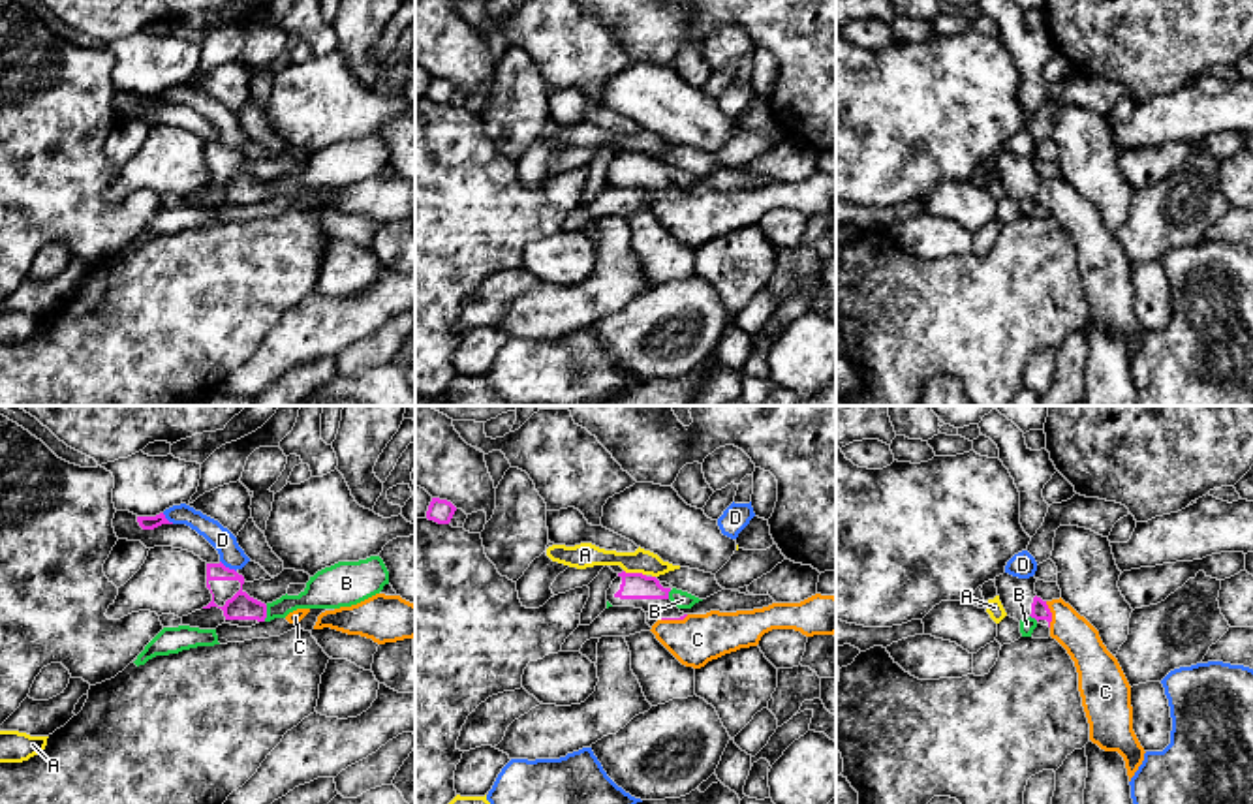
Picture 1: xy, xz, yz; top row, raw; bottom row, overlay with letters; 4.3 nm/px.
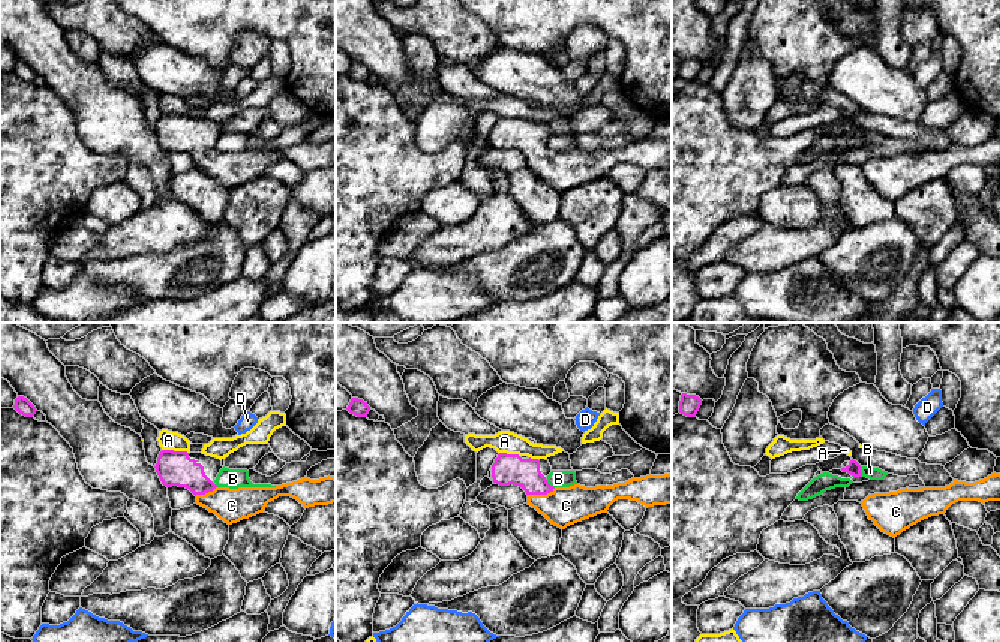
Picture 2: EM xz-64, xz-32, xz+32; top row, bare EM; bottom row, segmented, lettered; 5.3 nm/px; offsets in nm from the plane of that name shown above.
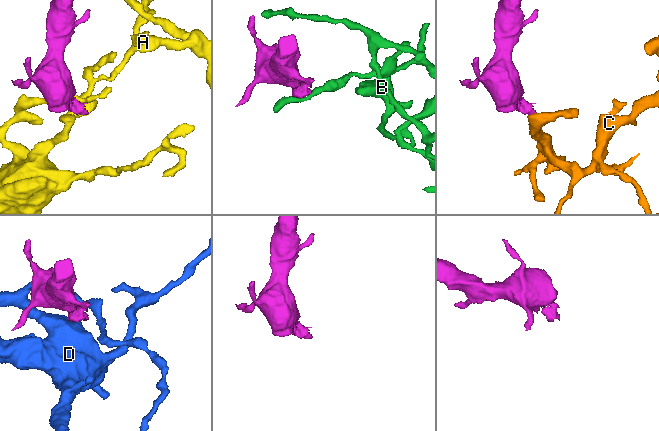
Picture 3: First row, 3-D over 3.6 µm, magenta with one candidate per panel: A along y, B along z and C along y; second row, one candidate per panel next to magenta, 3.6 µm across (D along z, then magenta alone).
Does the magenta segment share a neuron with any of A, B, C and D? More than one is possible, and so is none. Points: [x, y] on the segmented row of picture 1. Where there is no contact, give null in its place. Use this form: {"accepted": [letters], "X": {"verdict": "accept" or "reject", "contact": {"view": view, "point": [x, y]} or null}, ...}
{"accepted": ["C"], "A": {"verdict": "reject", "contact": {"view": "xz", "point": [635, 573]}}, "B": {"verdict": "reject", "contact": {"view": "xy", "point": [265, 613]}}, "C": {"verdict": "accept", "contact": {"view": "yz", "point": [1051, 615]}}, "D": {"verdict": "reject", "contact": {"view": "xy", "point": [228, 568]}}}

